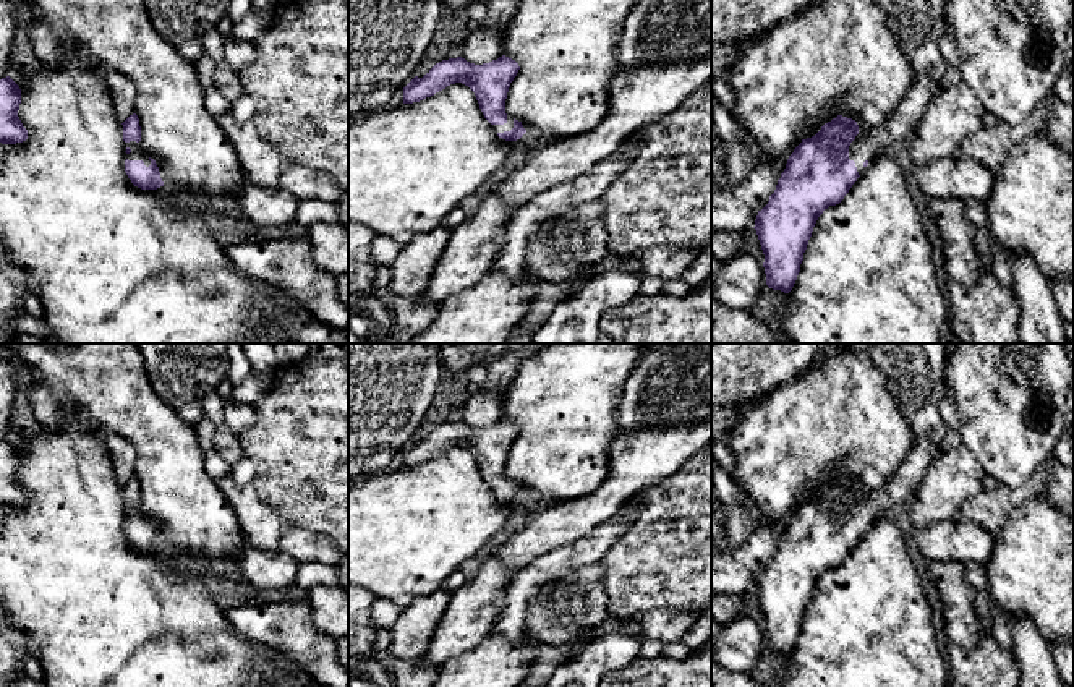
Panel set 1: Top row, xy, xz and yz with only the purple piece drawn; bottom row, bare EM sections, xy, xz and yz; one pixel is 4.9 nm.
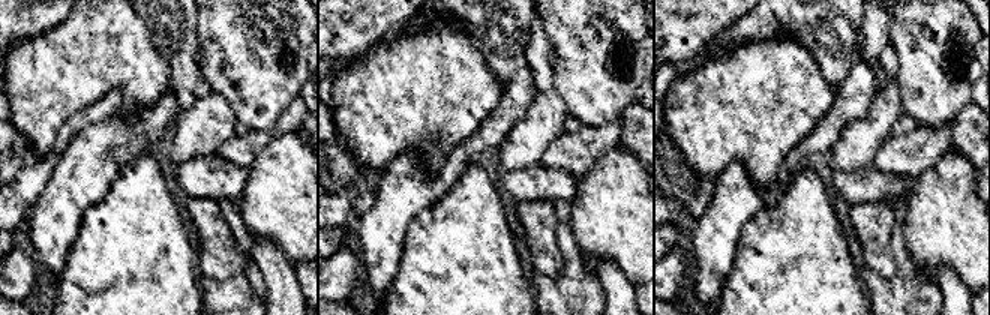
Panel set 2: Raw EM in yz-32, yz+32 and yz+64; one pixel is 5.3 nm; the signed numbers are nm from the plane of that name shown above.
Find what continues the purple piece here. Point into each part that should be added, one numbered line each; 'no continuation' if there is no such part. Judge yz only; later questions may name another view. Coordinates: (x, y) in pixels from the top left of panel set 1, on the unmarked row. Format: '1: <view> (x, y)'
1: yz (901, 485)

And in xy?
1: xy (138, 516)

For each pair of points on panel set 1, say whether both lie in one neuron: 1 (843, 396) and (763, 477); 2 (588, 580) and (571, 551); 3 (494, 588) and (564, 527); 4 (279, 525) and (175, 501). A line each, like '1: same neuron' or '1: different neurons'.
1: same neuron
2: different neurons
3: different neurons
4: different neurons

